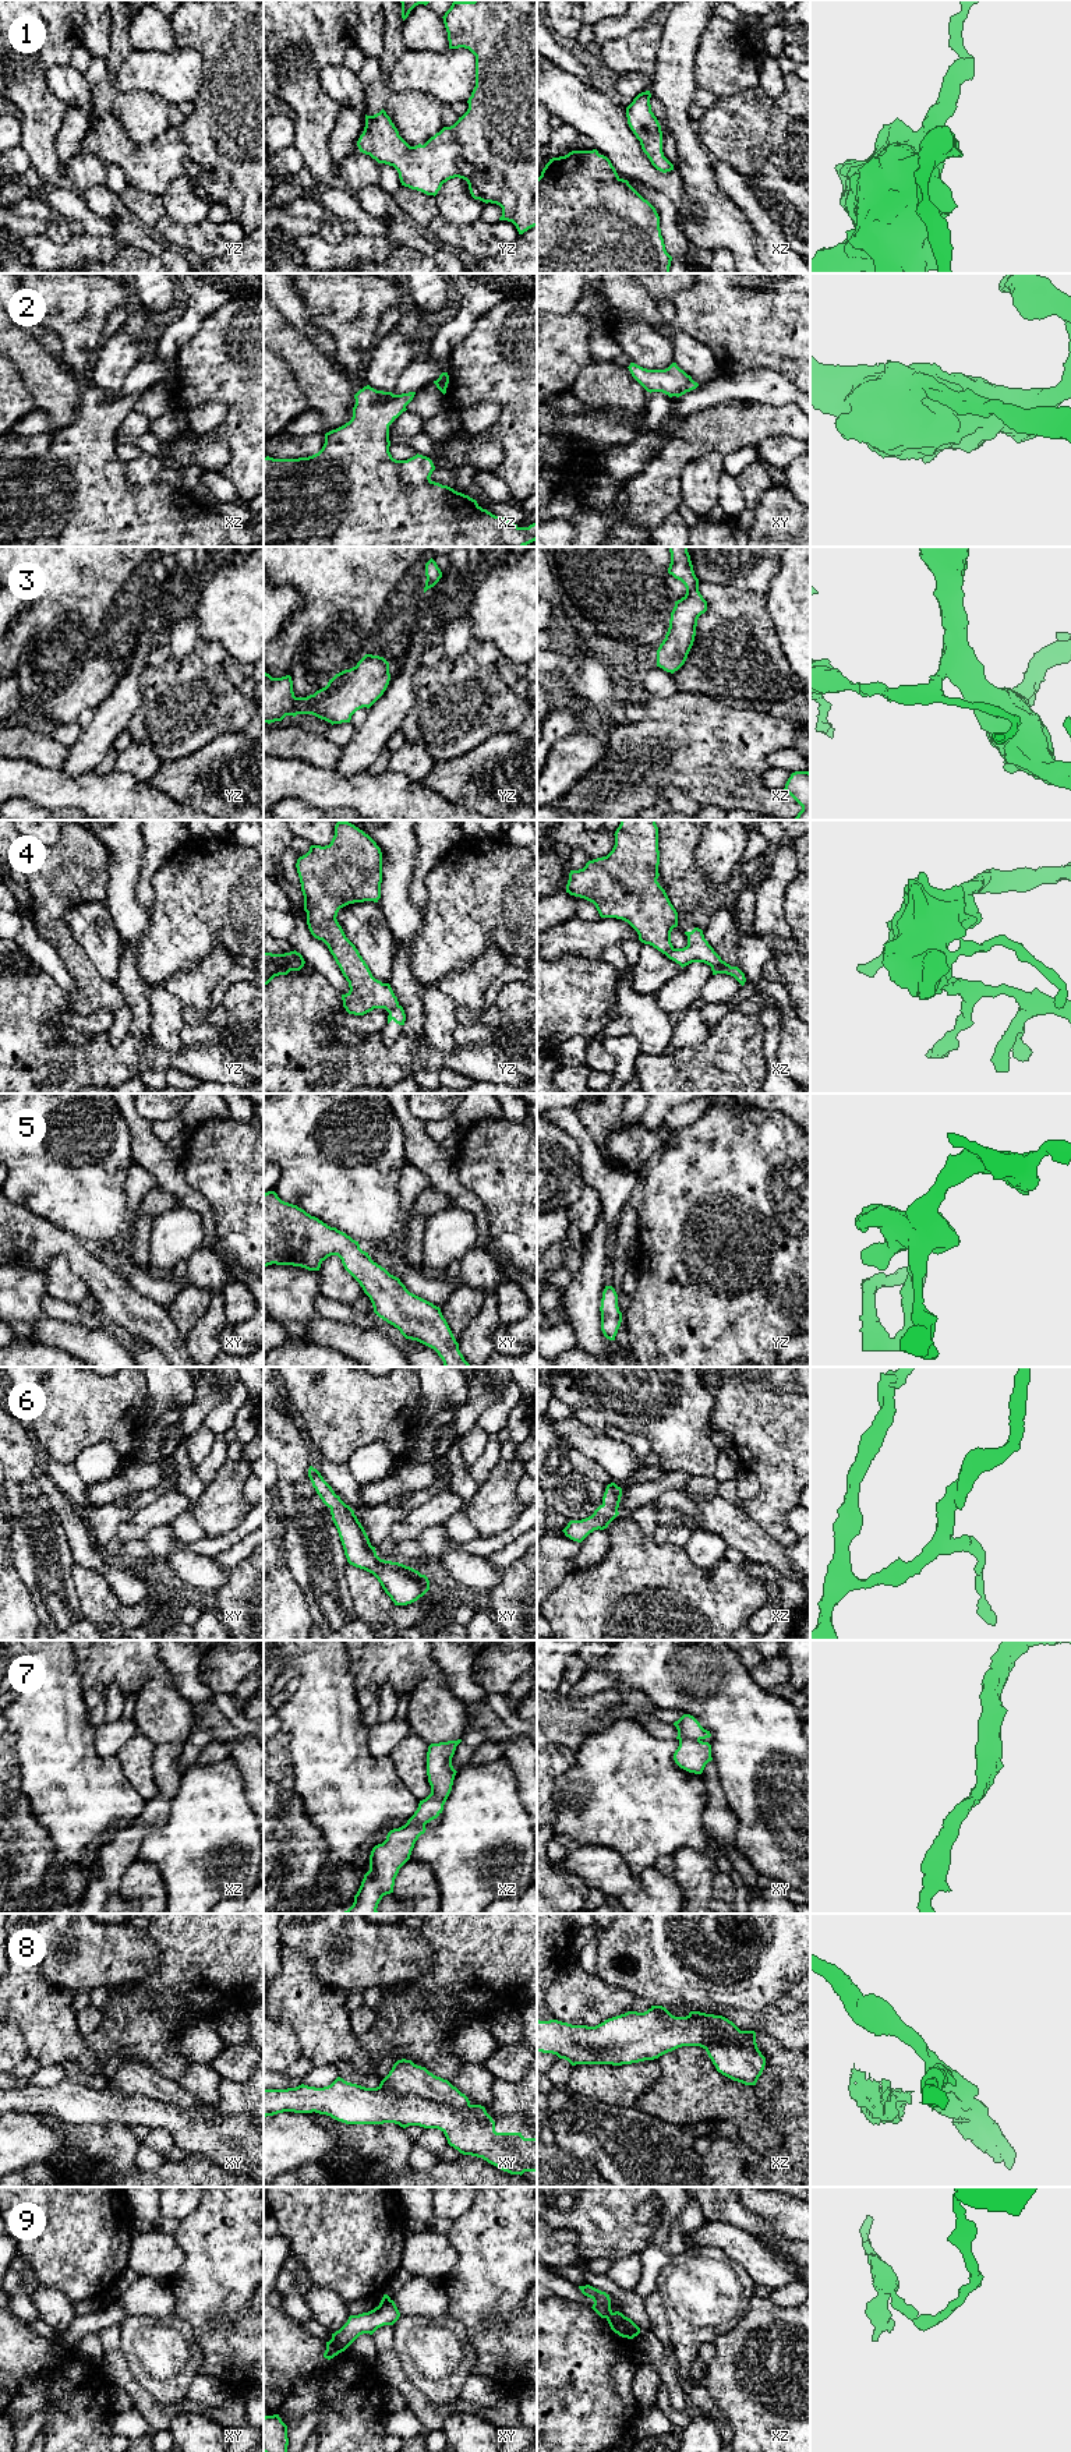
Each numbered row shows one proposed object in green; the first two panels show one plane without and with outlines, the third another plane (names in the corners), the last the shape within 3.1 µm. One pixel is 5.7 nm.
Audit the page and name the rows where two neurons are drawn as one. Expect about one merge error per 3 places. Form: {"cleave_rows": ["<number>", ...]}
{"cleave_rows": ["4", "8", "9"]}

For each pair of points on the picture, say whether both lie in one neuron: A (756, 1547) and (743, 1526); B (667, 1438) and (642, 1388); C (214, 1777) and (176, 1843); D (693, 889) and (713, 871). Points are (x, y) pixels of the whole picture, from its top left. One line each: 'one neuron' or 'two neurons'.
A: one neuron
B: one neuron
C: one neuron
D: two neurons

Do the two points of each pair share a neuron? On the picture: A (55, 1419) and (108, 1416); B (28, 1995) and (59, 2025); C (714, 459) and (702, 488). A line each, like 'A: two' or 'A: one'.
A: one
B: one
C: one

